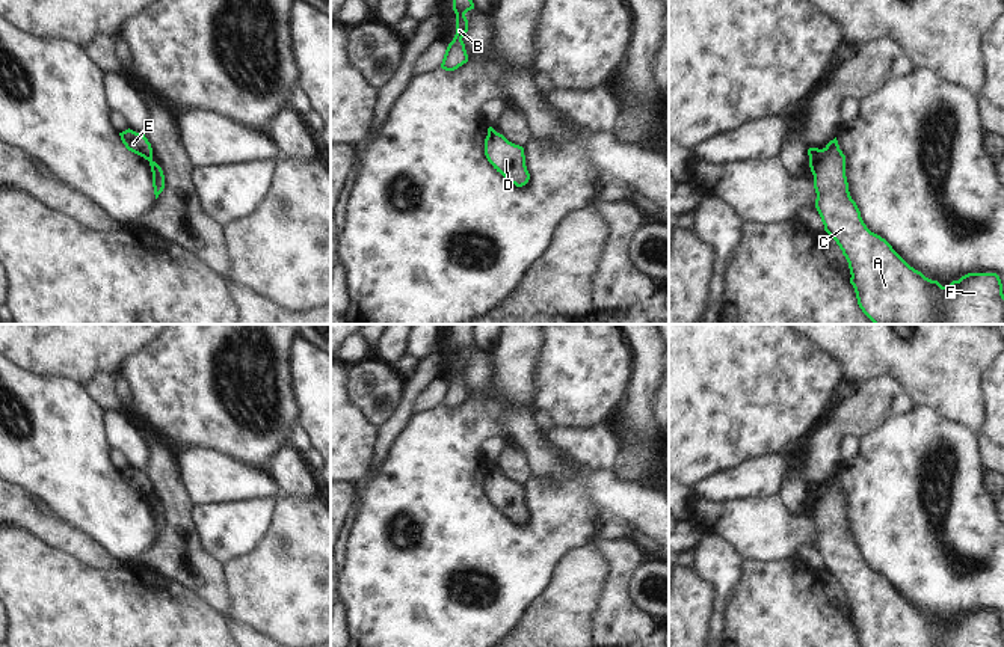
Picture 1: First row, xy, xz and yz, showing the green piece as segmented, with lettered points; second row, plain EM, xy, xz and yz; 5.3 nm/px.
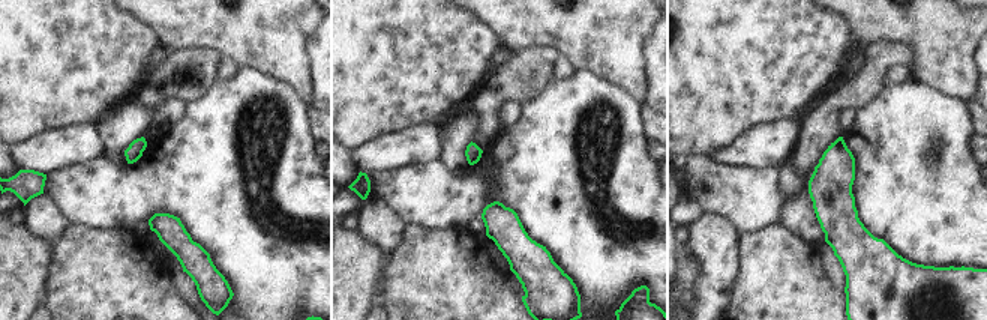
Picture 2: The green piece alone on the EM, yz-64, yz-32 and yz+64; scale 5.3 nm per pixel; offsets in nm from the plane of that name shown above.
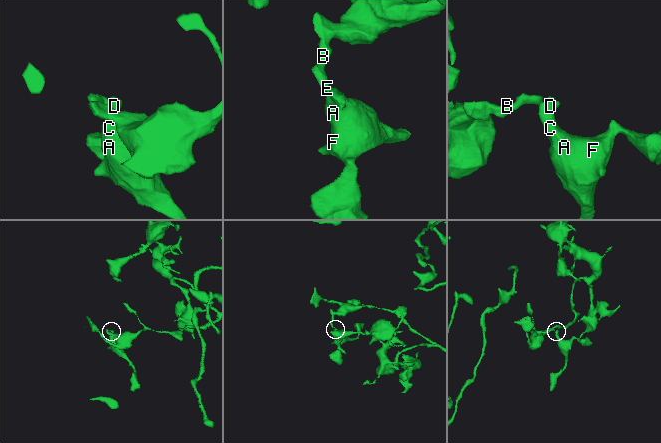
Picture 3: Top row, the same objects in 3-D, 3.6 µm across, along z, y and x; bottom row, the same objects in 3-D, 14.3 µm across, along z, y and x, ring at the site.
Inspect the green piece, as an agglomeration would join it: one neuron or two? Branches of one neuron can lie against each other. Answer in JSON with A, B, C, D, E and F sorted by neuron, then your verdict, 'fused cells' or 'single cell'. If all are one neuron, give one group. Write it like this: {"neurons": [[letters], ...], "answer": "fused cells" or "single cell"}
{"neurons": [["A", "C", "D", "F"], ["B", "E"]], "answer": "fused cells"}

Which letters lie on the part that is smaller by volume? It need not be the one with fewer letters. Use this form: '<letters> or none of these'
A, C, D, F

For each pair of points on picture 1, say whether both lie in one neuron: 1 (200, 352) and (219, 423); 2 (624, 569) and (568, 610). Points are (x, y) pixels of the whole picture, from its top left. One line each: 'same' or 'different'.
1: same
2: different

